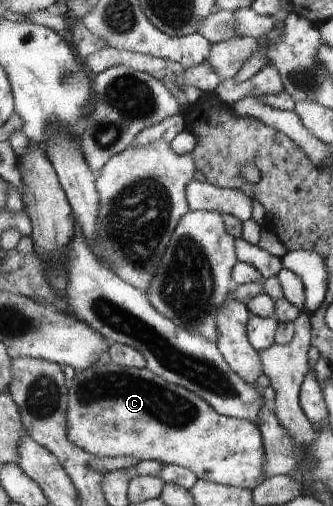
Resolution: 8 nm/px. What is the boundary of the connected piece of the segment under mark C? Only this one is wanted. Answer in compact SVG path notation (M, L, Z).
M109 361L95 363L68 381L67 436L93 456L135 456L140 462L182 466L198 479L233 488L253 490L267 478L263 472L265 452L259 427L251 421L223 416L194 392L167 382L149 369L123 368Z

